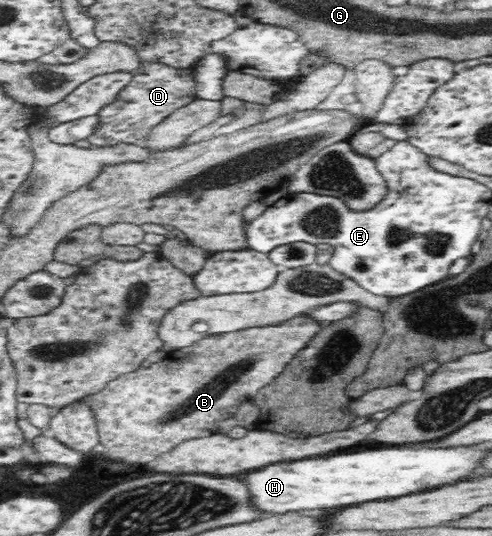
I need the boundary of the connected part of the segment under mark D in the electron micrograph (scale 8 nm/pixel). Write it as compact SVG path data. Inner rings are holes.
M141 61L134 71L133 79L118 91L112 102L100 108L97 113L99 116L97 128L86 140L96 147L121 142L133 145L142 143L150 132L178 110L178 107L197 99L196 85L194 70L191 68L175 68L165 62Z

